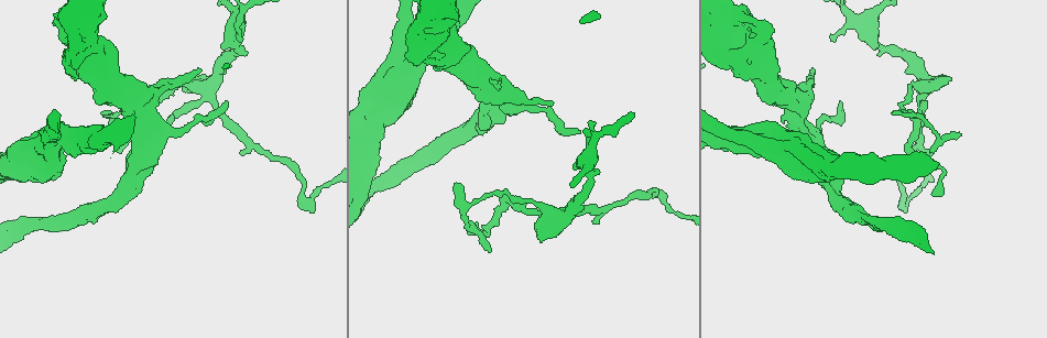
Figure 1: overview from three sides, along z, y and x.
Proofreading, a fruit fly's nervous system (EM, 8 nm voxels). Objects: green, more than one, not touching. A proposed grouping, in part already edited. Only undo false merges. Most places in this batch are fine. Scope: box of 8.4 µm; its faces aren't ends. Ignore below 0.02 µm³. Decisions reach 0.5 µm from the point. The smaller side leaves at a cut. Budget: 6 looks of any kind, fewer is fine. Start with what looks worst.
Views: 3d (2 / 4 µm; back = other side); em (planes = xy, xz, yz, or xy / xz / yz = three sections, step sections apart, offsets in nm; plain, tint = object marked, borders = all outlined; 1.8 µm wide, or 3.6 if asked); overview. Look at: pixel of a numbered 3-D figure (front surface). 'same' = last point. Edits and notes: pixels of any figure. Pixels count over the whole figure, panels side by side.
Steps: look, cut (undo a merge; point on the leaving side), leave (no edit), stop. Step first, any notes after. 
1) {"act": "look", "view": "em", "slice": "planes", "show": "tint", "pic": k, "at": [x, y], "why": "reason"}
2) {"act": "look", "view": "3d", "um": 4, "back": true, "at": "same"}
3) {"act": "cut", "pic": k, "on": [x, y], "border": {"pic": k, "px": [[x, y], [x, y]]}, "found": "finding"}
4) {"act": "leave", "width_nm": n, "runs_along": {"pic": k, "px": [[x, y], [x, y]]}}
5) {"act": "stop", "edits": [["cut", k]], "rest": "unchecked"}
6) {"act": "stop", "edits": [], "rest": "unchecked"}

{"act": "look", "view": "em", "slice": "xz", "step": 8, "show": "tint", "pic": 1, "at": [144, 138]}

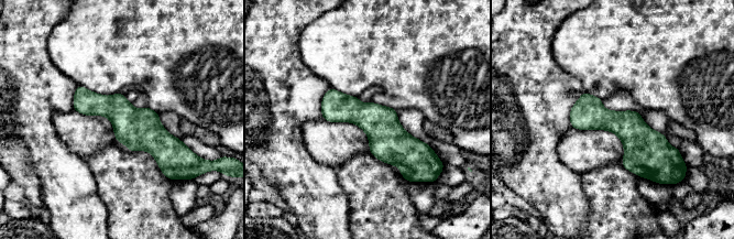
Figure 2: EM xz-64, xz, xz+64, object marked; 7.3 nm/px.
{"act": "look", "view": "em", "slice": "planes", "show": "tint", "at": "same"}

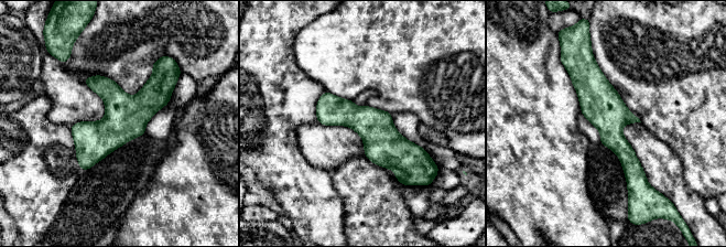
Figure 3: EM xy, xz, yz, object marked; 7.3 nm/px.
{"act": "leave", "found": "one cell here"}

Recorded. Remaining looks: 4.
{"act": "look", "view": "3d", "um": 4, "pic": 1, "at": [726, 48], "why": "calibre changes"}

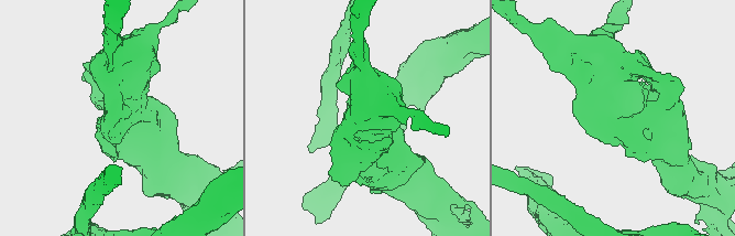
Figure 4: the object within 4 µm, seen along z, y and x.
{"act": "look", "view": "em", "slice": "planes", "show": "plain", "pic": 4, "at": [613, 114]}

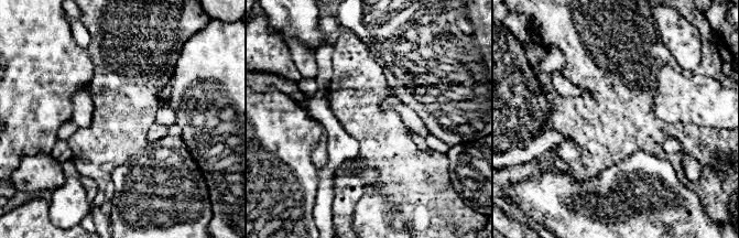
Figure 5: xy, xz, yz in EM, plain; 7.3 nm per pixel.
{"act": "look", "view": "em", "slice": "planes", "show": "borders", "at": "same"}

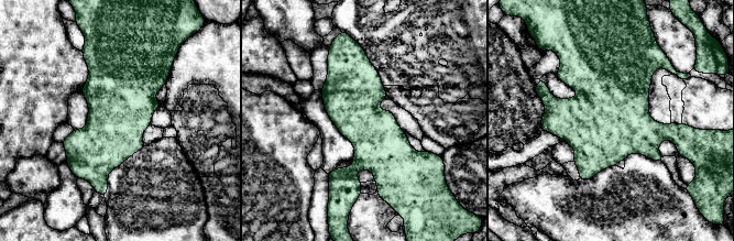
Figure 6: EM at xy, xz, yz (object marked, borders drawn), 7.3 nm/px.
{"act": "leave", "width_nm": 380, "found": "one cell here"}

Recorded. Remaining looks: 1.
{"act": "stop", "edits": [], "rest": "unchecked"}

